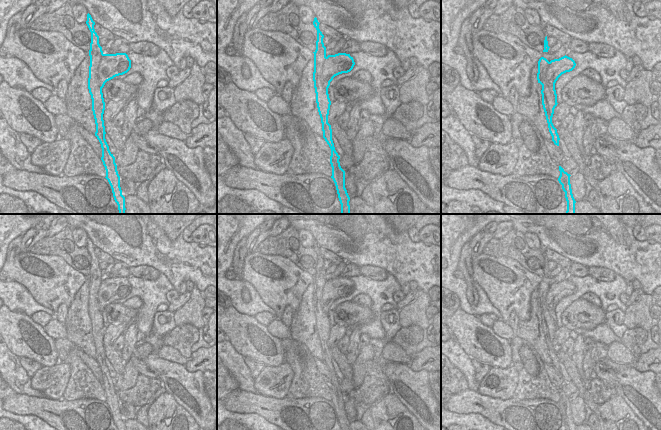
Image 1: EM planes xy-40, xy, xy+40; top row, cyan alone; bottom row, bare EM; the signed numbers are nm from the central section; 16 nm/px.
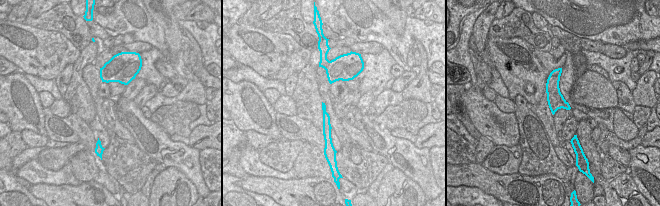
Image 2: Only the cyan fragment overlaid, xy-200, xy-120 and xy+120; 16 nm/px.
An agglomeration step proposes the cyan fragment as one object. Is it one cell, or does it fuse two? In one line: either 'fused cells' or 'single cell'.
fused cells

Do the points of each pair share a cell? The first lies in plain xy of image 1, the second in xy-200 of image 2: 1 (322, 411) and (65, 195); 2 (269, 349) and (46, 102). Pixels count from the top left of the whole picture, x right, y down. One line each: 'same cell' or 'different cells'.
1: same cell
2: different cells

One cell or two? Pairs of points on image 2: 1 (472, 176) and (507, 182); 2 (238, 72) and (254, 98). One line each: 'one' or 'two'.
1: one
2: two

